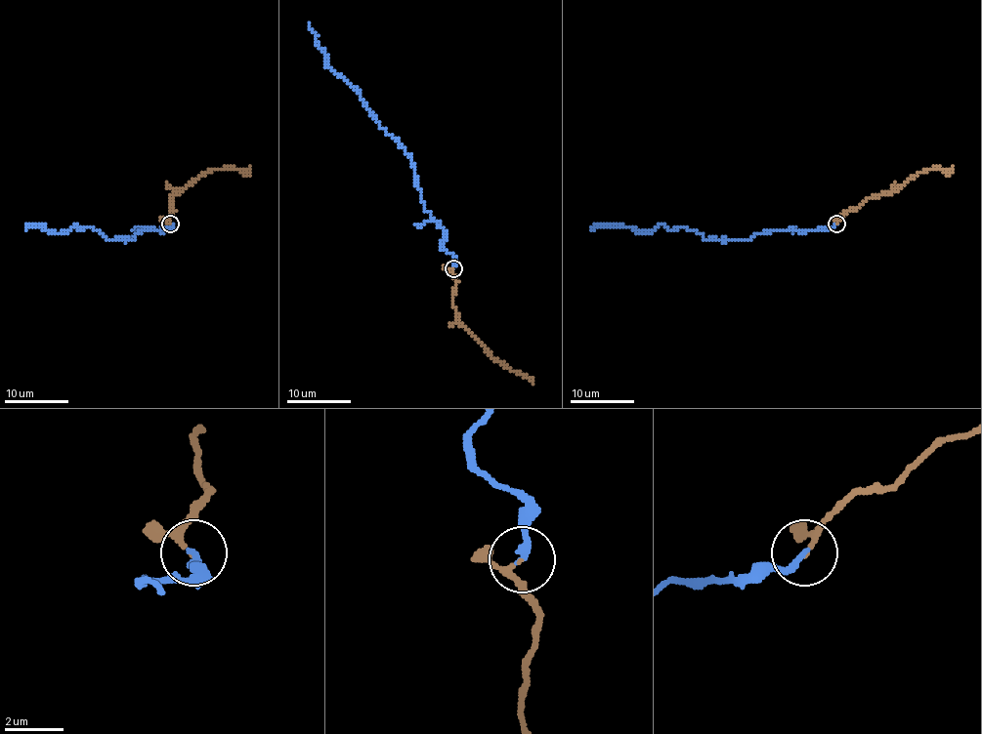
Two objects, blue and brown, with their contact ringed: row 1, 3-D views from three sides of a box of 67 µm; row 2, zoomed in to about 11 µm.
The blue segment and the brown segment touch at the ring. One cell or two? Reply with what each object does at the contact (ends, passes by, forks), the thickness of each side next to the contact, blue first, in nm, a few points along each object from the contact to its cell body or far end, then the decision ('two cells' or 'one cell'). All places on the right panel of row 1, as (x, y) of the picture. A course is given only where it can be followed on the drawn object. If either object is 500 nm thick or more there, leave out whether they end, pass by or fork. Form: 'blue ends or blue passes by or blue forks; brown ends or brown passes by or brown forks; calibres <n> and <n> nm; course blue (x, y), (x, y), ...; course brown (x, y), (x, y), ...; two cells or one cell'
blue ends; brown passes by; calibres 280 and 90 nm; course blue (836, 223), (758, 232), (748, 239), (704, 239), (686, 227), (661, 224), (646, 232), (620, 224), (590, 229); course brown (836, 224), (849, 210), (854, 210), (865, 200), (889, 194), (927, 170), (940, 168), (947, 172), (954, 165); one cell

